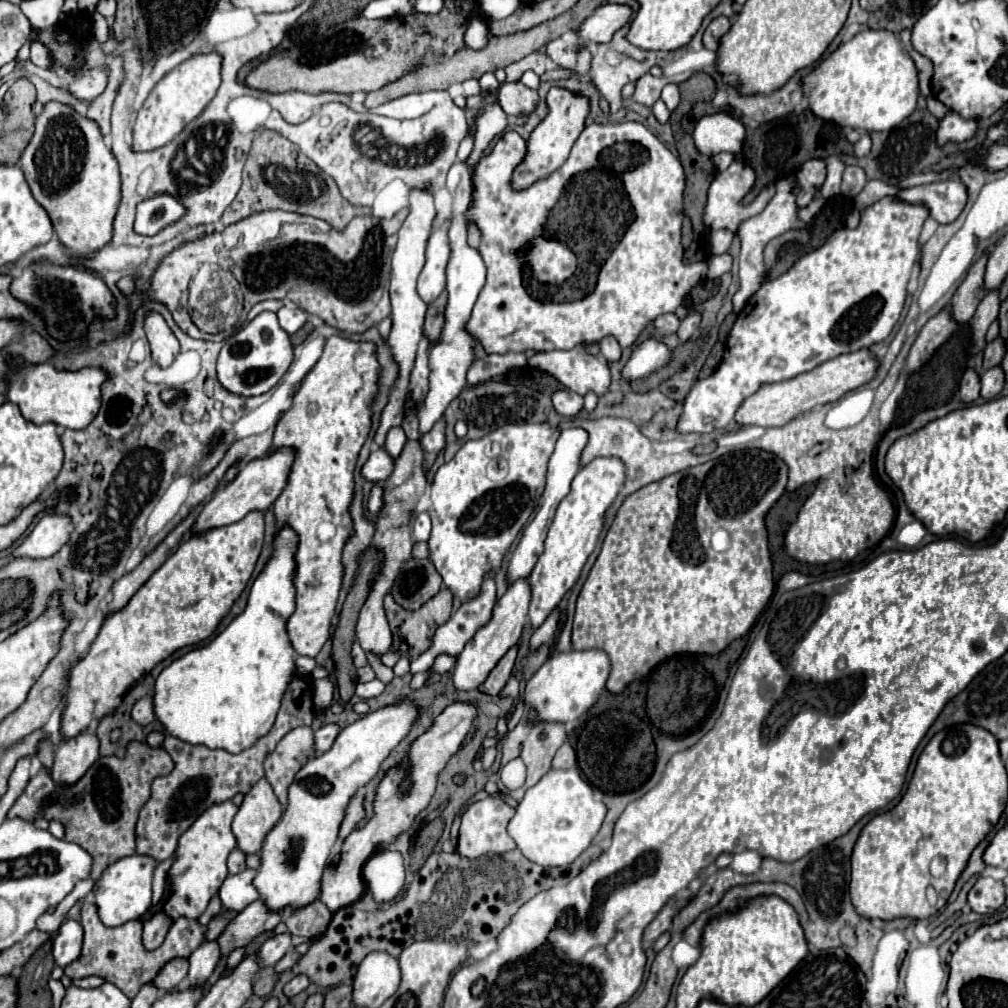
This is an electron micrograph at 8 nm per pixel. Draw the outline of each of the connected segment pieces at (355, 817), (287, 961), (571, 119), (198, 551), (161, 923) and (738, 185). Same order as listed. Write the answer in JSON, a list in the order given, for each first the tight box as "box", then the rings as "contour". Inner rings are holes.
[{"box":[340,793,364,839],"contour":[[[356,793],[352,797],[352,803],[348,805],[348,811],[346,811],[346,817],[344,817],[344,823],[340,827],[340,839],[344,839],[348,835],[348,831],[352,831],[356,827],[356,823],[364,817],[362,801],[364,801],[364,795],[362,793]]]},{"box":[274,943,310,973],"contour":[[[302,943],[302,945],[294,947],[292,951],[288,951],[288,953],[286,953],[286,955],[284,955],[284,957],[282,957],[278,963],[276,963],[274,971],[278,971],[278,973],[280,973],[280,971],[290,969],[290,967],[292,967],[292,965],[294,965],[294,963],[296,963],[296,961],[298,961],[298,959],[300,959],[300,957],[306,953],[306,951],[308,951],[308,947],[310,947],[308,943]]]},{"box":[512,87,590,189],"contour":[[[552,87],[546,95],[546,105],[548,105],[548,115],[542,119],[542,123],[532,131],[528,139],[528,157],[516,167],[512,187],[524,189],[530,187],[536,179],[548,177],[552,171],[556,171],[570,155],[572,145],[576,143],[578,135],[582,133],[586,125],[586,117],[590,113],[590,101],[582,93],[574,93],[562,87]]]},{"box":[60,511,262,739],"contour":[[[252,511],[238,523],[184,539],[128,605],[106,617],[88,653],[70,669],[60,735],[72,739],[84,733],[94,719],[100,721],[112,715],[124,693],[156,663],[170,657],[176,649],[208,639],[252,577],[262,543],[262,511]]]},{"box":[142,911,170,951],"contour":[[[158,911],[152,919],[148,919],[144,923],[144,935],[142,935],[144,947],[148,951],[158,949],[162,945],[162,941],[164,941],[164,935],[168,933],[168,929],[170,929],[170,919],[162,911]]]},{"box":[704,159,774,233],"contour":[[[736,159],[726,171],[718,173],[716,179],[712,181],[710,185],[710,191],[708,191],[708,205],[706,205],[706,213],[704,213],[704,223],[708,227],[718,227],[718,229],[730,229],[732,233],[736,233],[736,229],[740,227],[742,221],[758,215],[760,211],[764,211],[766,203],[772,199],[774,195],[774,185],[768,185],[760,191],[760,195],[756,197],[756,201],[752,201],[750,205],[742,205],[742,199],[744,195],[752,189],[752,183],[754,183],[754,173],[752,173],[752,167],[746,165],[742,159]]]}]

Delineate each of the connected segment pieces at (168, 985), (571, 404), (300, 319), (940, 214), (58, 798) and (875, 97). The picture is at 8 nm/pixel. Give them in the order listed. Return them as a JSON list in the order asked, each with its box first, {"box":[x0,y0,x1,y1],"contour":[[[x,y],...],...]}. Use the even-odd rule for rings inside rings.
[{"box":[154,957,188,991],"contour":[[[176,957],[176,959],[170,959],[160,971],[158,975],[154,977],[154,985],[160,989],[160,991],[170,991],[174,987],[178,987],[182,983],[182,979],[186,977],[188,973],[188,959],[182,959],[182,957]]]},{"box":[552,389,584,417],"contour":[[[568,389],[556,391],[552,395],[552,403],[554,403],[554,409],[564,417],[576,417],[584,407],[582,395],[576,395],[574,391],[568,391]]]},{"box":[276,303,308,335],"contour":[[[286,303],[276,315],[278,315],[278,321],[284,327],[284,331],[288,331],[290,335],[296,333],[306,323],[306,319],[308,319],[306,311],[302,311],[300,307],[290,305],[290,303]]]},{"box":[898,177,968,223],"contour":[[[952,177],[946,181],[904,189],[898,197],[908,203],[924,203],[930,207],[930,217],[938,223],[952,223],[966,207],[968,187],[964,187],[960,179]]]},{"box":[8,741,174,881],"contour":[[[132,741],[126,749],[126,757],[124,759],[118,759],[118,757],[102,757],[98,759],[90,769],[88,773],[84,775],[84,779],[80,779],[80,783],[68,787],[68,785],[56,785],[48,771],[40,771],[34,779],[28,781],[24,793],[16,799],[16,803],[12,805],[12,809],[8,811],[8,817],[14,819],[14,817],[20,817],[28,823],[34,823],[34,819],[38,817],[44,817],[44,819],[60,819],[64,825],[66,825],[66,839],[70,843],[76,843],[80,845],[84,851],[88,851],[94,859],[94,865],[92,865],[92,879],[96,881],[102,871],[112,865],[114,861],[122,859],[122,857],[128,857],[128,855],[134,855],[136,853],[136,821],[138,821],[138,813],[142,809],[142,805],[150,799],[150,785],[156,777],[162,777],[162,775],[168,775],[172,771],[174,763],[172,763],[172,757],[162,749],[162,747],[150,747],[146,743],[142,743],[142,771],[140,771],[140,743],[138,741]]]},{"box":[802,31,918,131],"contour":[[[862,31],[848,43],[842,43],[810,75],[804,75],[802,91],[810,111],[840,127],[886,131],[904,121],[918,99],[918,77],[910,55],[902,49],[898,37],[890,31]]]}]

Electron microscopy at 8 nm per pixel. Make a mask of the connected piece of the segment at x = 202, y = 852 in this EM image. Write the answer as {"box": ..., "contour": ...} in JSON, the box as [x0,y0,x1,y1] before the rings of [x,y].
{"box":[162,799,238,919],"contour":[[[228,799],[224,803],[216,803],[208,807],[192,825],[188,831],[184,831],[178,839],[178,849],[174,853],[174,863],[166,873],[166,889],[168,897],[162,903],[162,911],[172,919],[188,917],[188,919],[198,919],[210,899],[216,895],[216,887],[228,877],[226,869],[226,859],[230,851],[236,847],[236,839],[230,831],[232,819],[236,815],[238,807]]]}

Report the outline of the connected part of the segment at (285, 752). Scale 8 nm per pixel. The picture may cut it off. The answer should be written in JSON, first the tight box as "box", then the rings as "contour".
{"box":[264,727,314,807],"contour":[[[310,727],[292,729],[276,749],[266,757],[264,771],[266,779],[272,785],[278,801],[286,807],[286,789],[292,783],[296,771],[314,757],[314,731]]]}

